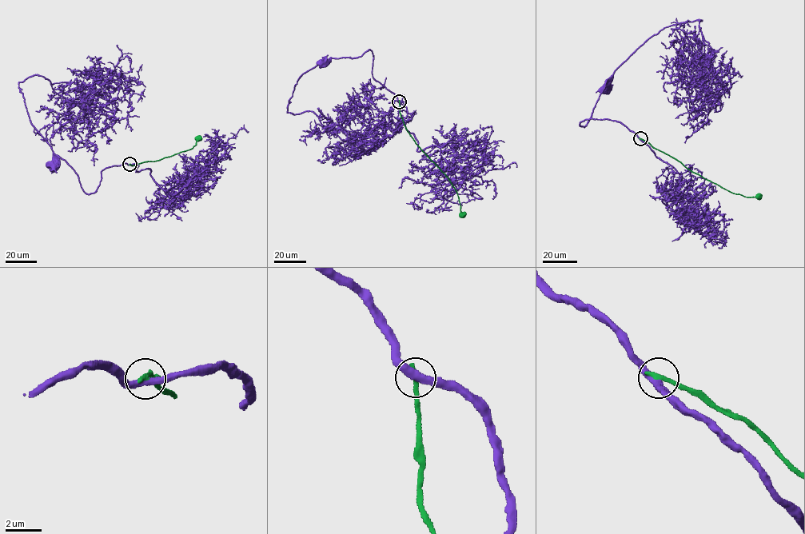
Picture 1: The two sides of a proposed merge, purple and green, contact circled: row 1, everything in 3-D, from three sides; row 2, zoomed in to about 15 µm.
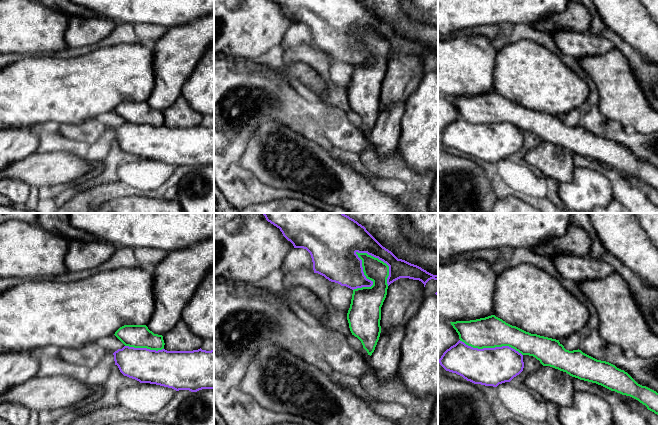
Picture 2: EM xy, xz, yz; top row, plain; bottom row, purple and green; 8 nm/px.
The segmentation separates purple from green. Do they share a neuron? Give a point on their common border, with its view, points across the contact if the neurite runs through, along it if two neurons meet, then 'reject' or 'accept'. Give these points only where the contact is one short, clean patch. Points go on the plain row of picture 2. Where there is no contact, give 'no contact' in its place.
meets purple in xz at (361, 39); reject

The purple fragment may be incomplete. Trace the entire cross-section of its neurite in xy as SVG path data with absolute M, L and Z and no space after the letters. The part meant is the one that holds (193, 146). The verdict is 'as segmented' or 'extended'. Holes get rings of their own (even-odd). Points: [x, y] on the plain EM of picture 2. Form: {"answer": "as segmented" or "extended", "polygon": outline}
{"answer": "as segmented", "polygon": "M124 122L113 129L120 148L140 159L176 167L214 165L214 126L150 126Z"}

